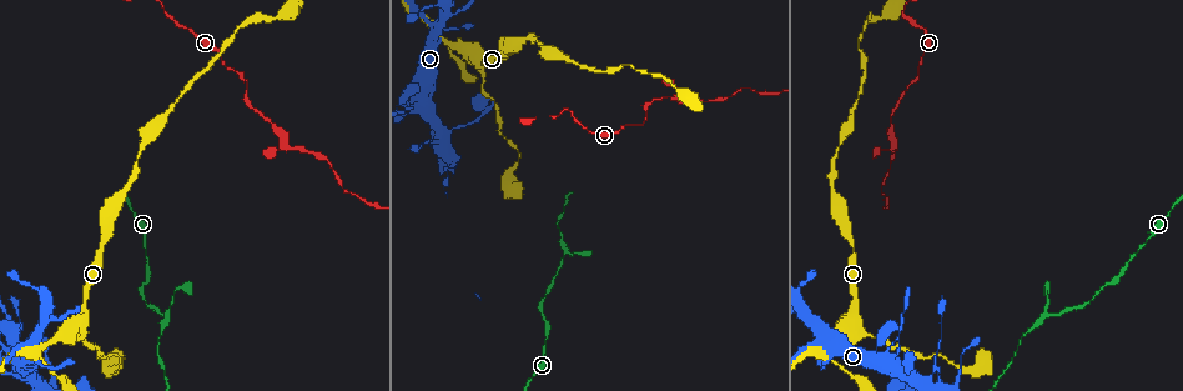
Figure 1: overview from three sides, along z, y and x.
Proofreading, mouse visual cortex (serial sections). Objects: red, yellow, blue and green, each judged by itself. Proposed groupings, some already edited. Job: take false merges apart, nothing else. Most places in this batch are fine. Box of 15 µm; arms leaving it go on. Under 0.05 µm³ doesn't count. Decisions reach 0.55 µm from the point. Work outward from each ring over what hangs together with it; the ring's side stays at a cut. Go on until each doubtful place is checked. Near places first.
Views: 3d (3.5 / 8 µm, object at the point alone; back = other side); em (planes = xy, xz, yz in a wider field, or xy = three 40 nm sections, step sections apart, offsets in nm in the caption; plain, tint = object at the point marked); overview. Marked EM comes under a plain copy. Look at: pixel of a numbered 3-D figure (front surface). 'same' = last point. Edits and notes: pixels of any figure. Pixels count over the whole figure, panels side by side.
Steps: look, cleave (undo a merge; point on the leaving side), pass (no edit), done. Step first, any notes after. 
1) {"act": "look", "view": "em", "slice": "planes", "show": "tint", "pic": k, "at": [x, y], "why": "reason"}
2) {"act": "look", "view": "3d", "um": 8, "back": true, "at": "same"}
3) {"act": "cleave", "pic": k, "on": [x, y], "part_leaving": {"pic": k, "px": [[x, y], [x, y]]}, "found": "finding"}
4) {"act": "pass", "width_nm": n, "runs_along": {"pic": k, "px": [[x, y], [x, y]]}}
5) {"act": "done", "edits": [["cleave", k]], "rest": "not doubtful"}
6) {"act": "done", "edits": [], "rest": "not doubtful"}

{"act": "look", "view": "3d", "um": 3.5, "pic": 1, "at": [896, 144], "why": "abrupt turn"}

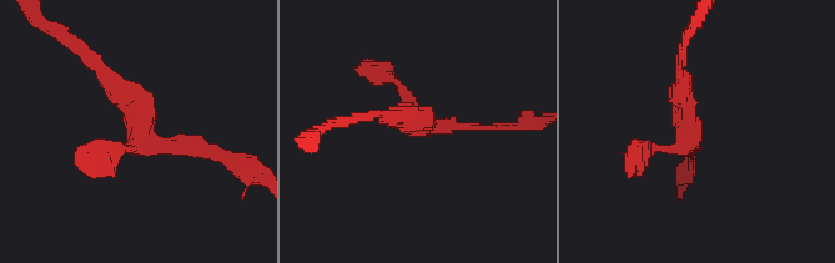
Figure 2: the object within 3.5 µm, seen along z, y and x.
{"act": "look", "view": "em", "slice": "xy", "step": 3, "show": "tint", "pic": 2, "at": [143, 140]}

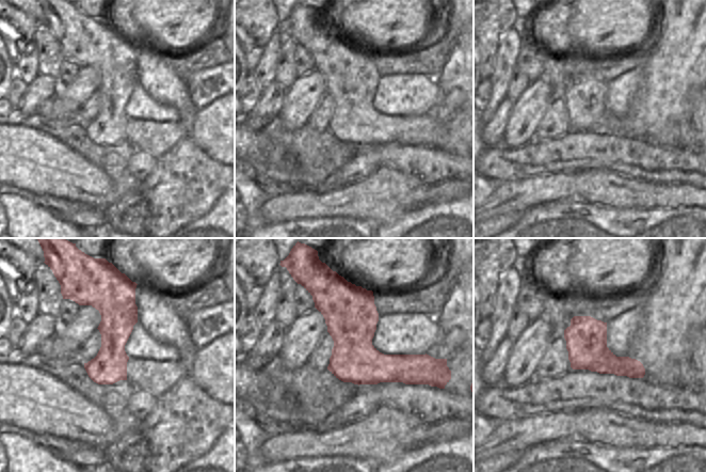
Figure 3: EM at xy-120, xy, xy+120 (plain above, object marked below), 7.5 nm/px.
{"act": "pass", "runs_along": {"pic": 2, "px": [[102, 66], [145, 142], [221, 157]]}, "found": "all the same cell"}

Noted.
{"act": "look", "view": "3d", "um": 8, "pic": 1, "at": [39, 353], "why": "branch point"}

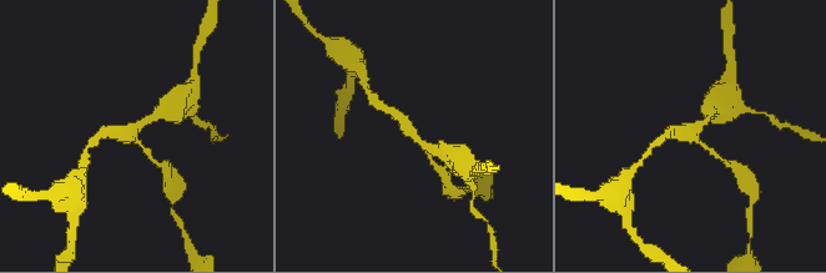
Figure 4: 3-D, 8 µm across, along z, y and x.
{"act": "look", "view": "em", "slice": "planes", "show": "tint", "pic": 4, "at": [698, 132], "arms": 3, "arm_widths_nm": [150, 250, 350]}

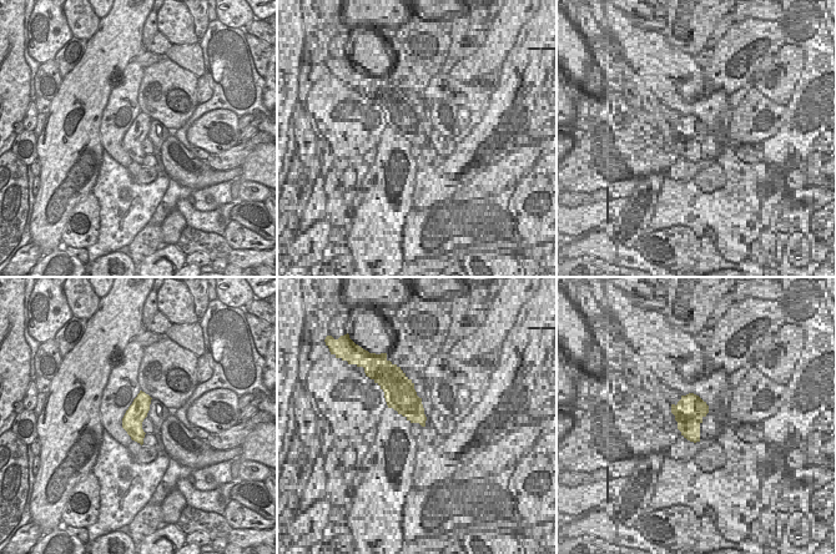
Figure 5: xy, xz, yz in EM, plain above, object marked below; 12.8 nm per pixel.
{"act": "pass", "found": "one cell here"}

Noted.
{"act": "look", "view": "3d", "um": 8, "pic": 1, "at": [434, 137], "why": "thin arm on a thick one"}

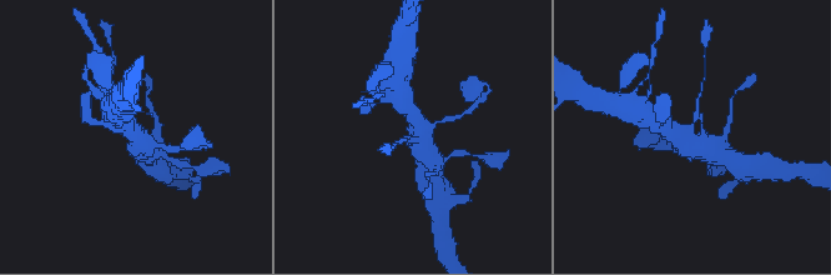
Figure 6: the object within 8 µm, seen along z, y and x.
{"act": "look", "view": "3d", "um": 3.5, "pic": 6, "at": [413, 134], "why": "zoom in"}

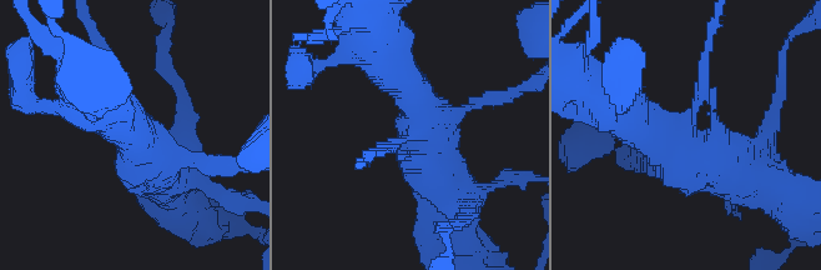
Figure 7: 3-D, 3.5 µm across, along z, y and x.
{"act": "look", "view": "em", "slice": "xy", "step": 1, "show": "tint", "pic": 7, "at": [410, 134], "arms": 3, "arm_widths_nm": [150, 500, 700]}

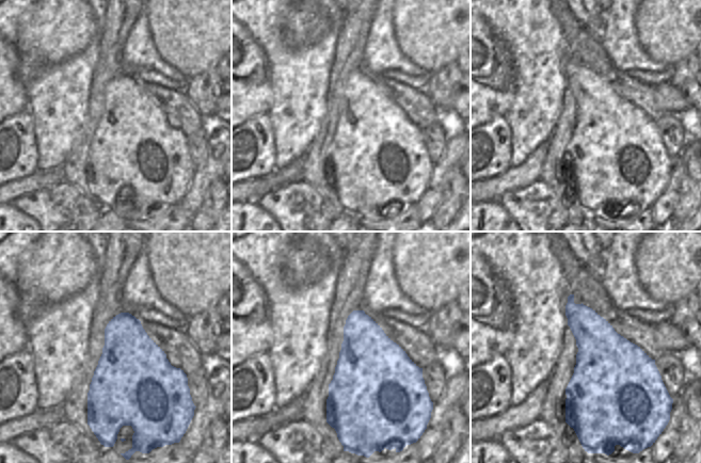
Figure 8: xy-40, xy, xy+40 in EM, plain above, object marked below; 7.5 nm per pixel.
{"act": "pass", "width_nm": 600, "runs_along": {"pic": 7, "px": [[635, 124], [666, 146], [703, 93], [709, 43]]}, "found": "one cell here"}

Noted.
{"act": "done", "edits": [], "rest": "not doubtful"}

